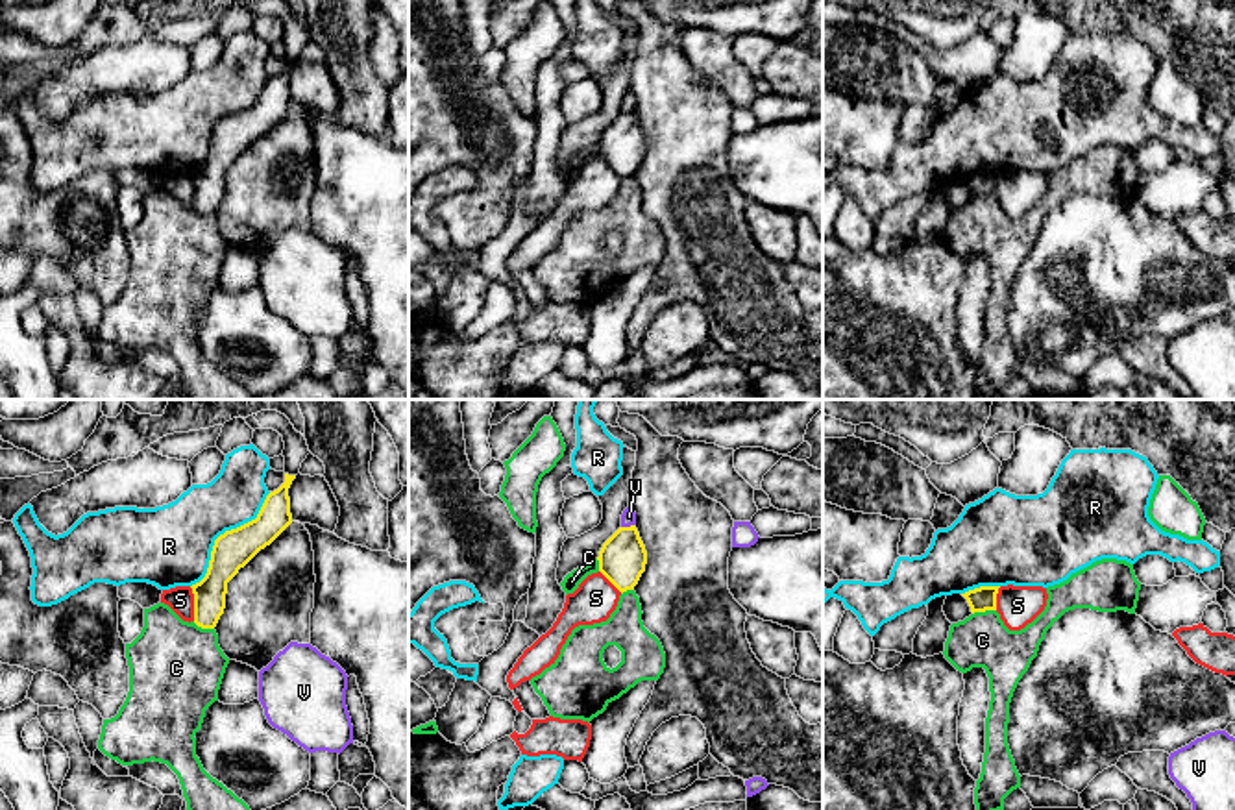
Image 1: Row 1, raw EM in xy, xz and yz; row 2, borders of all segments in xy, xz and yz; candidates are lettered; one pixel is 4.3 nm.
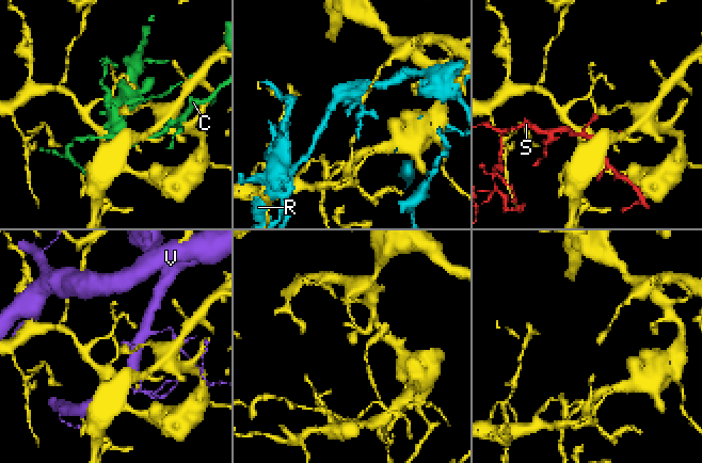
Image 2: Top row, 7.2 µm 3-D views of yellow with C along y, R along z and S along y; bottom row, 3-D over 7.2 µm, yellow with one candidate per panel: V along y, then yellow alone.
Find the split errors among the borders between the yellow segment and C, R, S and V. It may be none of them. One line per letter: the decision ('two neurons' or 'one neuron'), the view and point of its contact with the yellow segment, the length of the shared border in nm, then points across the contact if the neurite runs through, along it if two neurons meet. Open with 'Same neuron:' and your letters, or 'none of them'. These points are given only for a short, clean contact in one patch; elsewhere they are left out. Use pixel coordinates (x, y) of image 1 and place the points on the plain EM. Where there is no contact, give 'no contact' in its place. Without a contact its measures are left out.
Same neuron: none of them
C: two neurons | yz (984, 196) | 110 nm
R: two neurons | xy (224, 119) | 550 nm
S: two neurons | xy (195, 189) | 150 nm | along xy (189, 172), (195, 206)
V: two neurons | xz (627, 113) | 70 nm

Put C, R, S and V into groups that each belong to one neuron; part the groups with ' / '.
C / R / S / V

